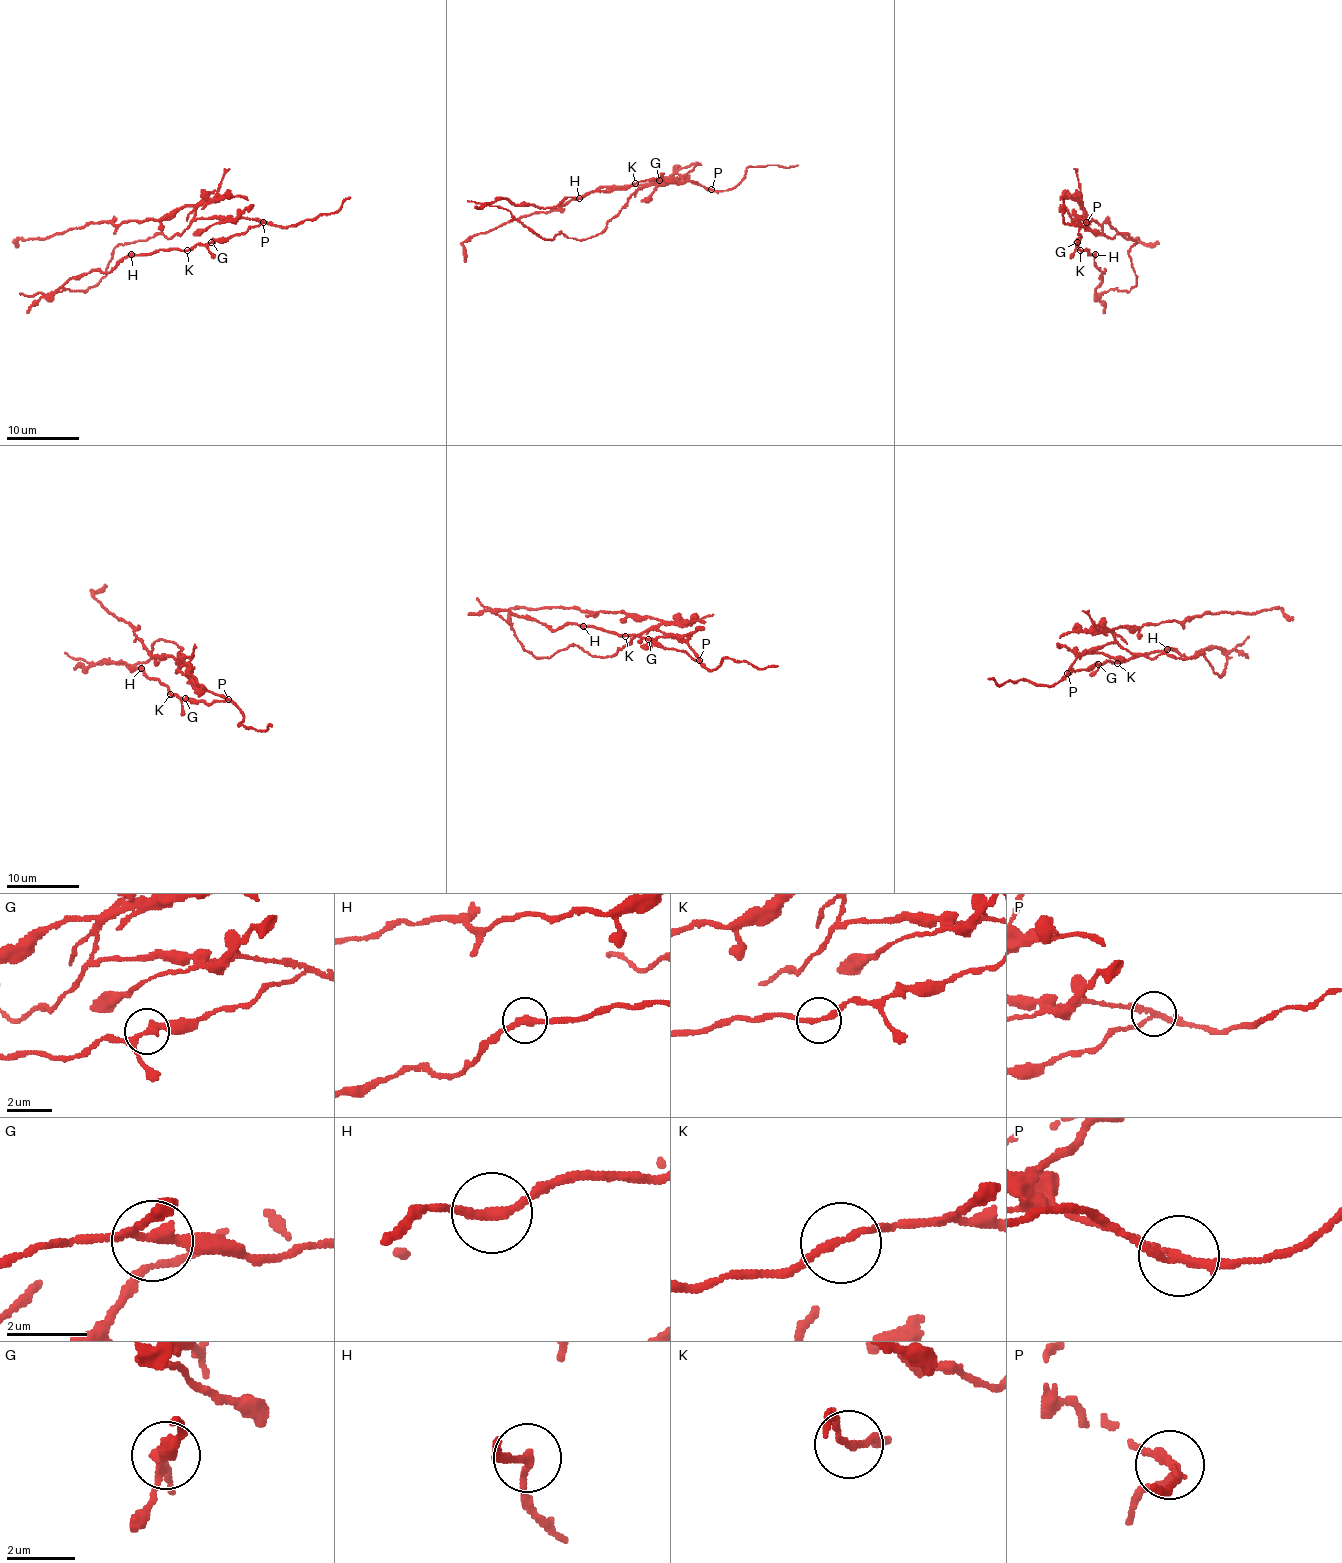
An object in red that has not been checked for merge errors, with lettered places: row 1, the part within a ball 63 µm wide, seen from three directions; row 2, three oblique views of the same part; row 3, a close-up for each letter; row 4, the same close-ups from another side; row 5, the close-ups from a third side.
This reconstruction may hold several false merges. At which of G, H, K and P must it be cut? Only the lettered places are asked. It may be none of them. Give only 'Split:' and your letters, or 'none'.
Split: P

